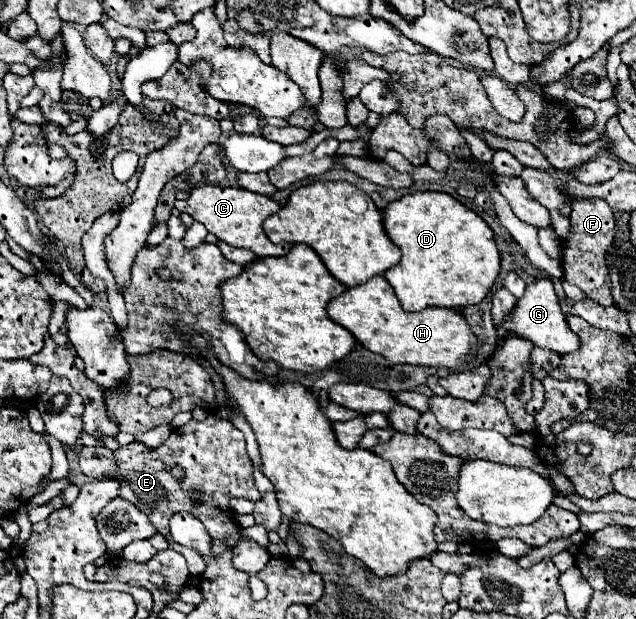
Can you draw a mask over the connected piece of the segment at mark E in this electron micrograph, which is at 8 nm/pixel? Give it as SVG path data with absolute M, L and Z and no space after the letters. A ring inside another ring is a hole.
M208 416L204 422L190 420L188 424L174 428L170 438L158 448L148 448L142 442L132 442L128 446L120 446L114 456L118 464L118 476L114 478L120 484L120 498L130 500L138 510L146 512L150 522L154 522L154 528L166 536L170 548L178 550L186 558L190 574L202 576L204 560L196 550L178 546L170 538L168 520L180 510L198 516L198 520L204 524L204 528L212 536L214 556L220 556L226 548L234 548L244 538L250 538L256 544L262 544L262 548L268 548L268 530L262 526L240 528L234 520L234 510L230 508L232 498L260 498L254 486L254 468L246 454L244 434L230 420L218 420L216 416ZM172 466L184 468L186 476L182 480L174 480L170 474Z

